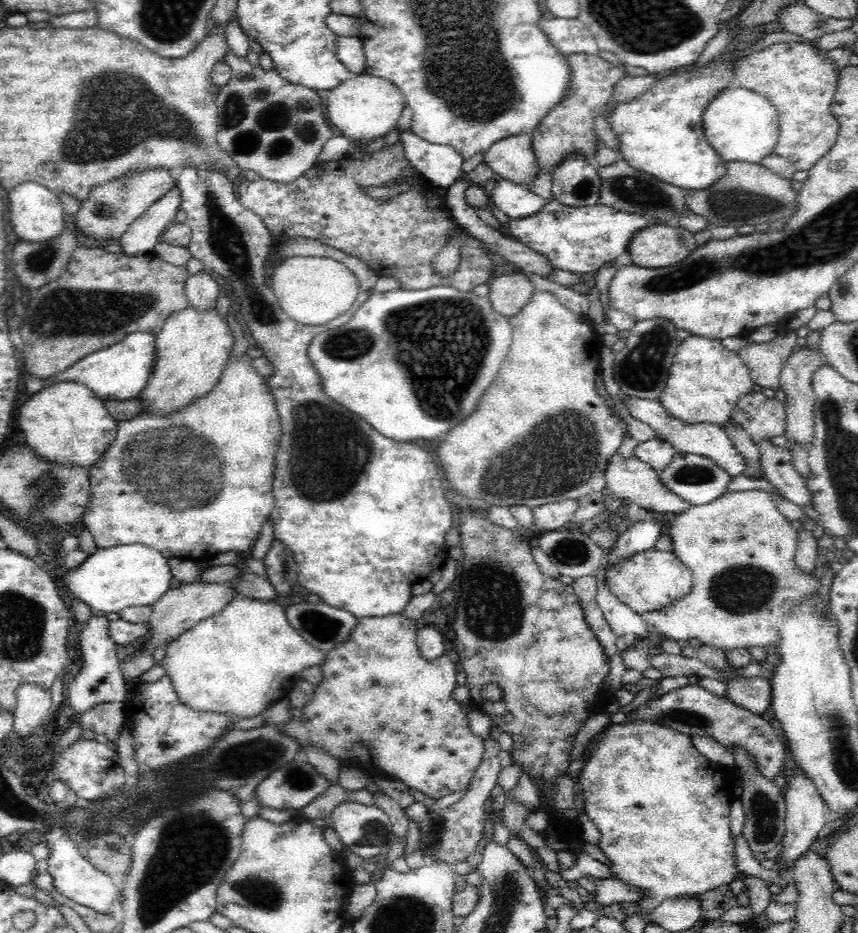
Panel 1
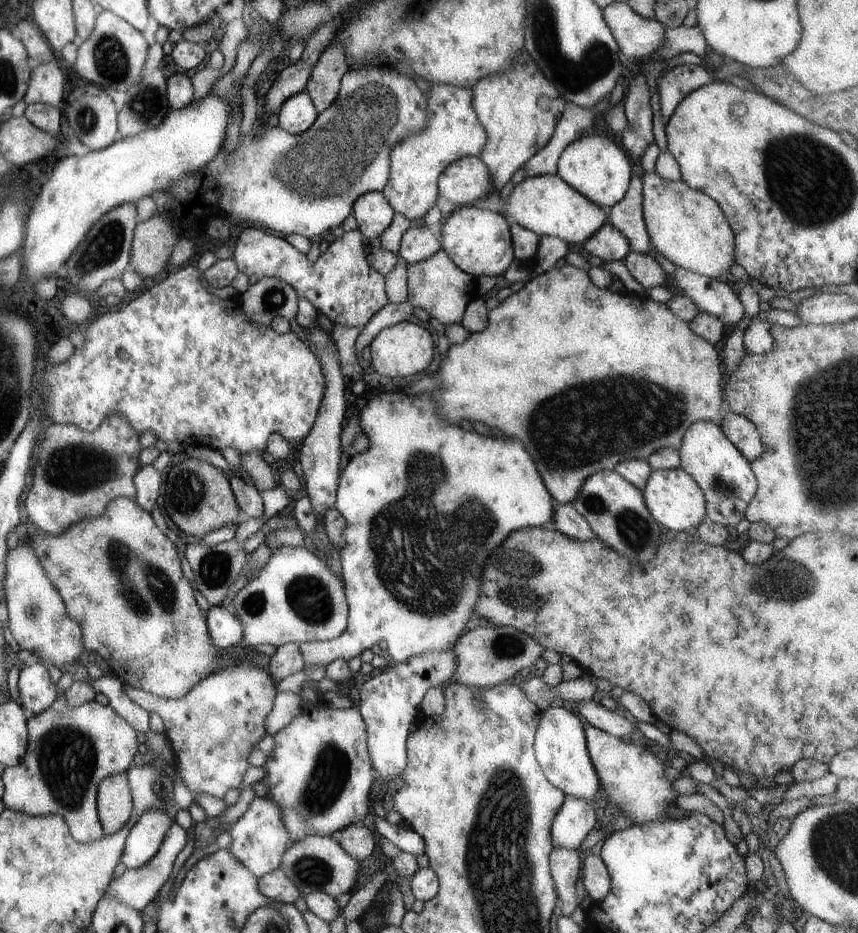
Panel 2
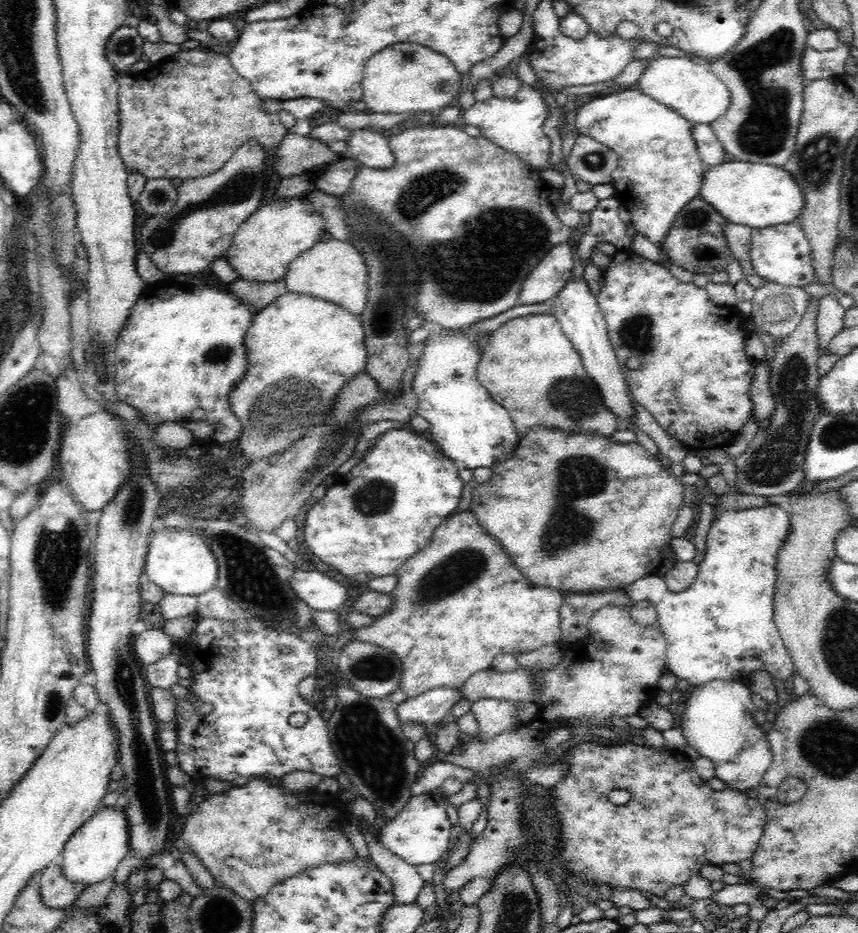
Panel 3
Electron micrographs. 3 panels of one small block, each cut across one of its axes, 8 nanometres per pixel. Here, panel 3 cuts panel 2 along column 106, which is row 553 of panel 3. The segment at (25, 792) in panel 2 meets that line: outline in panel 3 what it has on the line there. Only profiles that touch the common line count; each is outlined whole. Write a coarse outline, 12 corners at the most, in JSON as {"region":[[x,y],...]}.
{"region":[[770,504],[714,513],[696,582],[624,590],[658,612],[667,670],[694,688],[765,670],[790,684],[775,626],[790,530]]}

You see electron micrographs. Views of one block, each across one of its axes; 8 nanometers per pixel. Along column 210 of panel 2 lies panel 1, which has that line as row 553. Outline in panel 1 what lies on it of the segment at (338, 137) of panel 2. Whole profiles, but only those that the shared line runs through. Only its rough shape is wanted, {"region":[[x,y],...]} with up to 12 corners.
{"region":[[246,355],[89,470],[100,549],[209,563],[274,506],[280,417]]}

